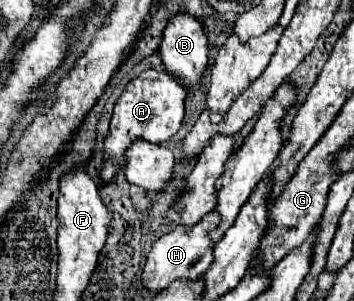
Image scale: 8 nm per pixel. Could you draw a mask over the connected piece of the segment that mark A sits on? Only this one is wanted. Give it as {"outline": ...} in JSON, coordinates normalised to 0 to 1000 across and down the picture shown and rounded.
{"outline":[[[418,229],[395,256],[384,256],[345,309],[322,355],[316,409],[311,409],[311,442],[294,462],[294,542],[282,568],[282,595],[294,608],[316,608],[328,575],[350,561],[356,548],[356,495],[384,468],[418,468],[418,475],[463,475],[480,455],[492,455],[514,415],[520,389],[520,329],[525,329],[525,296],[486,262],[463,236]]]}

